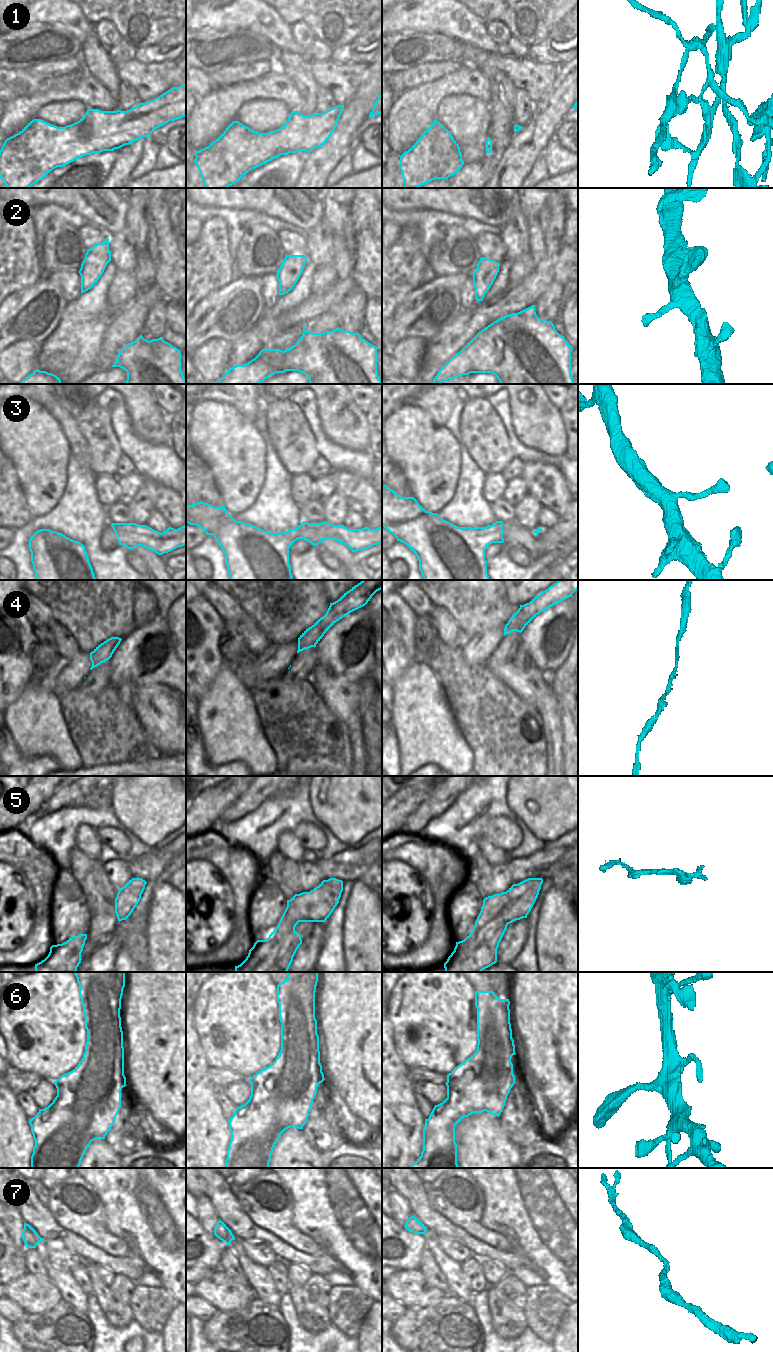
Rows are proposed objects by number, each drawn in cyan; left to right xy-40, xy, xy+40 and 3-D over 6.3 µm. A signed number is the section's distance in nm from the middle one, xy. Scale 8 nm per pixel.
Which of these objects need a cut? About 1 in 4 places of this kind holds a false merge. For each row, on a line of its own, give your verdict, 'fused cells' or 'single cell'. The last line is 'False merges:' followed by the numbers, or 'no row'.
1: fused cells
2: single cell
3: single cell
4: single cell
5: fused cells
6: single cell
7: single cell
False merges: 1, 5

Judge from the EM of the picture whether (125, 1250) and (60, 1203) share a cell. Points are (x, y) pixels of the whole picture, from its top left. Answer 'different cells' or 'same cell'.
same cell

